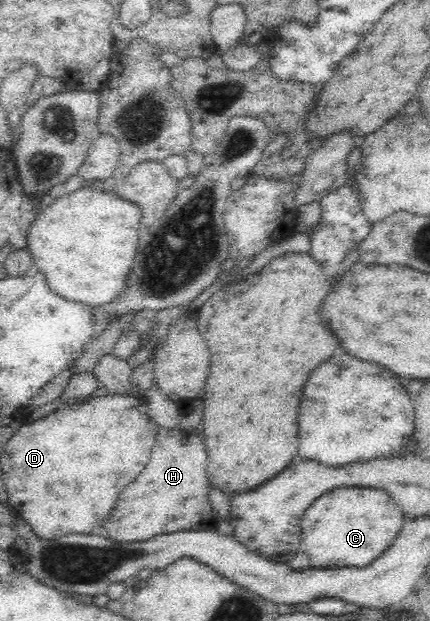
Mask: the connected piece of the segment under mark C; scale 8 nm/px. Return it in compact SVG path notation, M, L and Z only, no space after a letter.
M341 487L323 495L308 507L301 518L301 549L310 557L311 568L365 567L377 559L398 536L407 517L390 493L369 487Z

